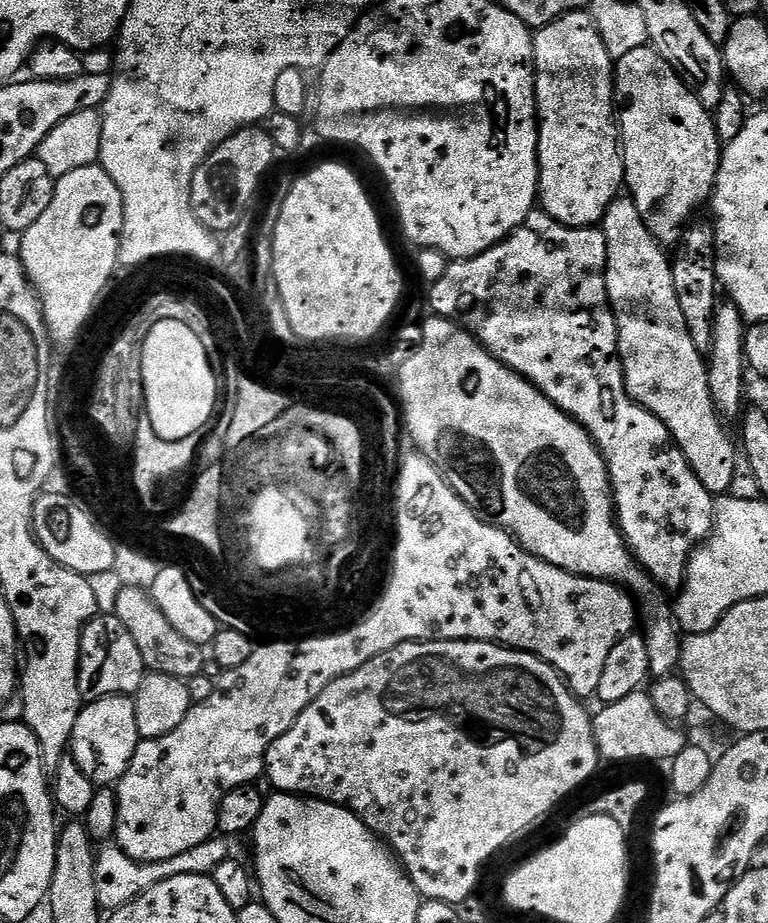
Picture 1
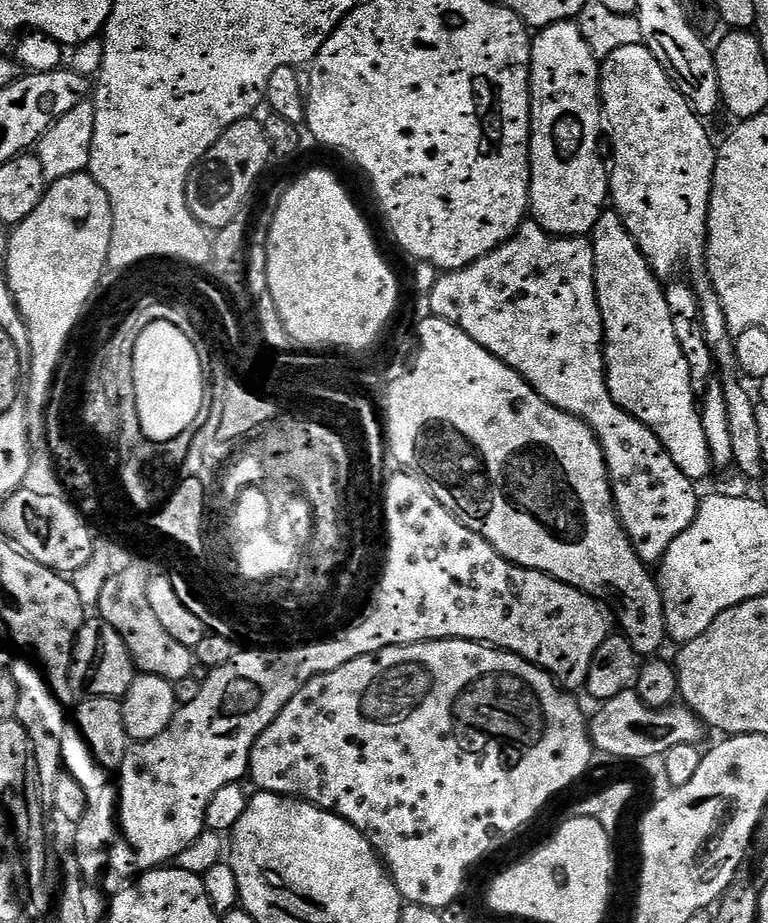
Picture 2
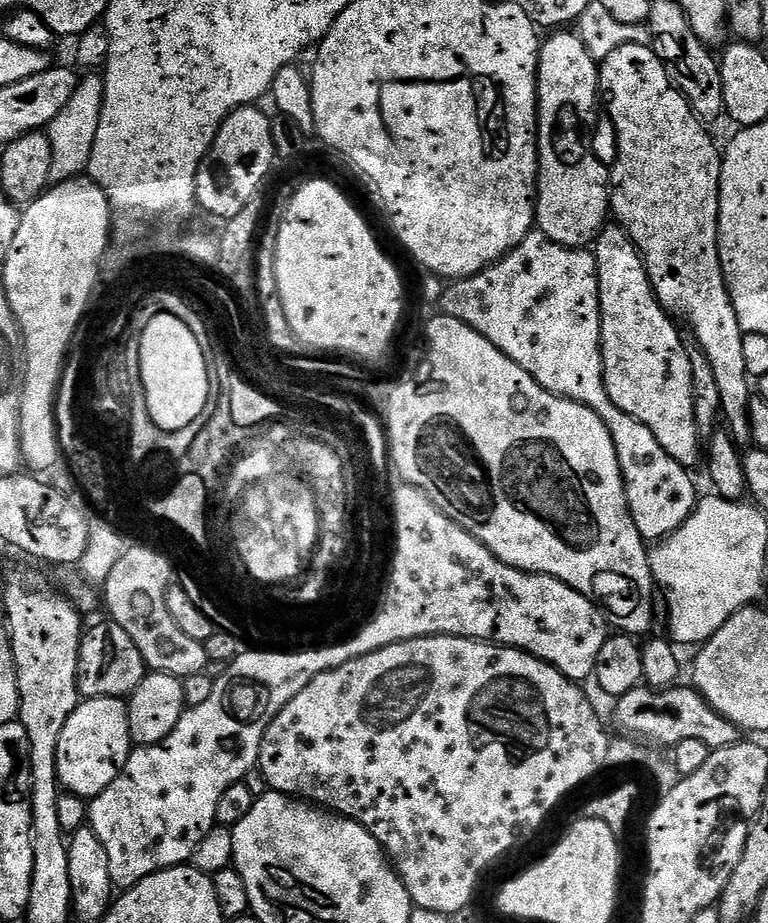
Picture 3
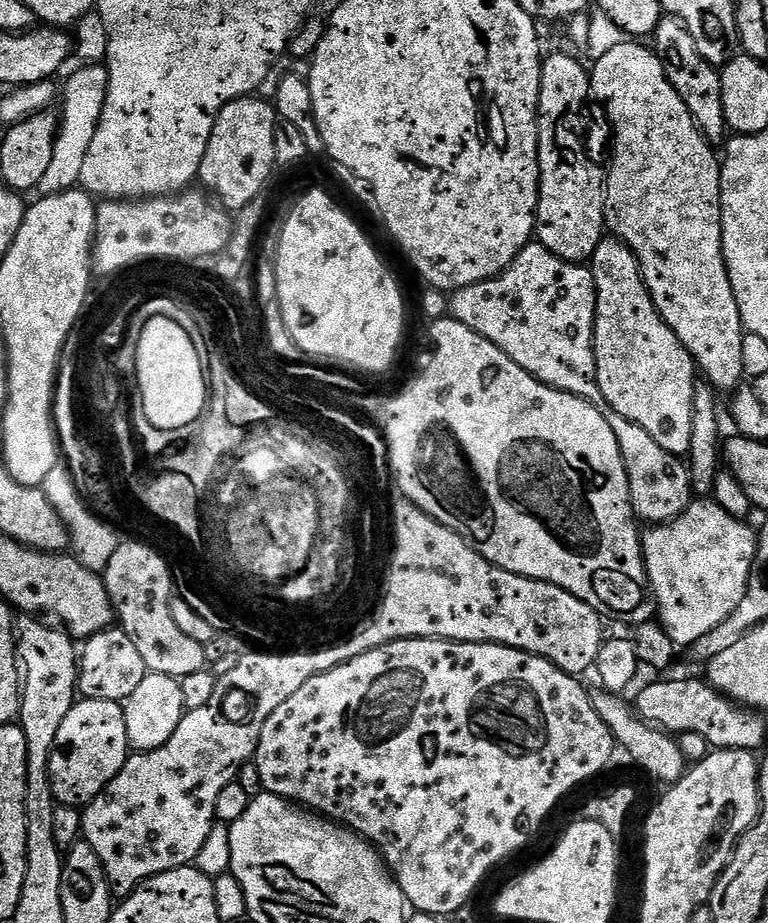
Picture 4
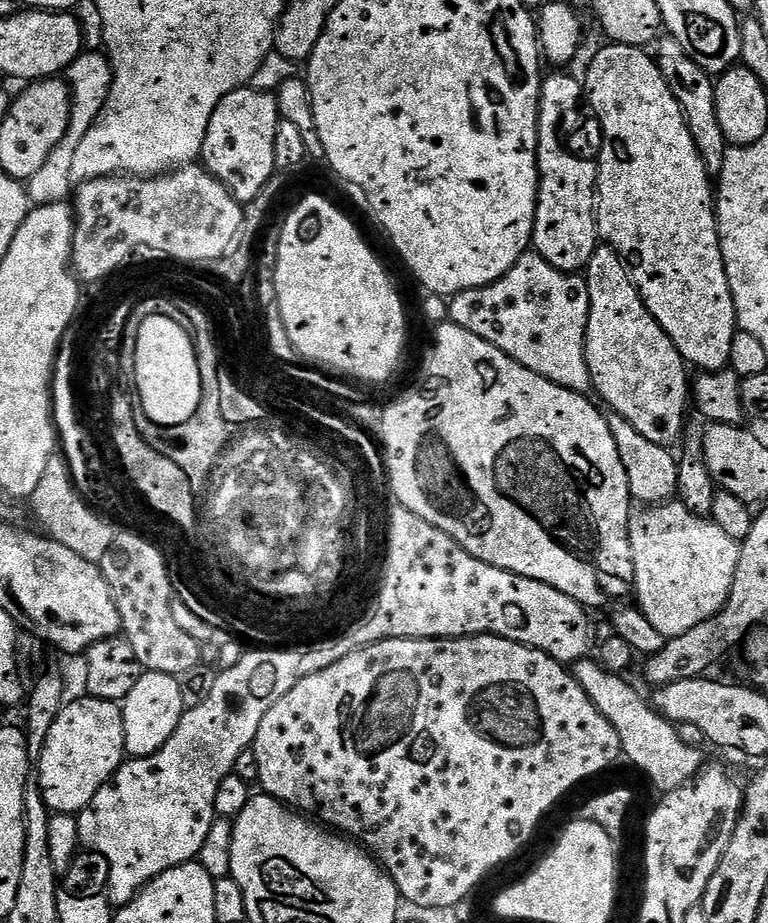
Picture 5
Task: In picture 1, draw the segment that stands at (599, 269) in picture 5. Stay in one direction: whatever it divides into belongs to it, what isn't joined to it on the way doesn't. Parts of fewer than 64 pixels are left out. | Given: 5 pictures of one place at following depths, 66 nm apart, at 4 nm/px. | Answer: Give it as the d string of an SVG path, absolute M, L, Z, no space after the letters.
M617 198L608 207L602 231L606 238L608 304L616 319L628 397L663 422L708 492L727 493L736 476L738 448L732 445L712 401L705 353L694 346L690 330L686 330L686 318L682 318L682 306L674 294L669 253L664 253L667 251L650 234L631 198Z

